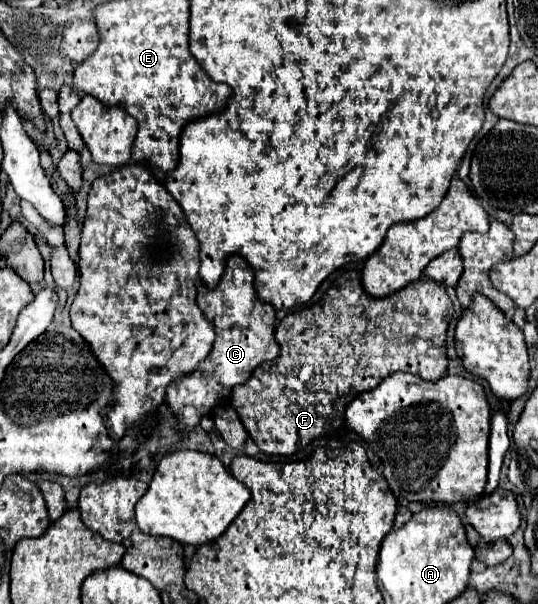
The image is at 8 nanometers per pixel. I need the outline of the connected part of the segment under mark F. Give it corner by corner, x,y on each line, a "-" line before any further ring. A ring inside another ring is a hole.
346,265
338,271
332,287
318,303
294,311
280,321
278,359
262,363
248,383
232,389
232,407
256,445
268,455
284,455
284,443
288,447
292,443
304,447
320,437
336,435
344,427
344,407
348,407
356,395
378,387
384,377
404,371
420,375
424,381
438,381
446,373
446,329
450,315
452,301
446,289
432,279
420,277
398,293
384,299
372,299
360,285
358,265
-
420,339
430,343
418,345
416,341

